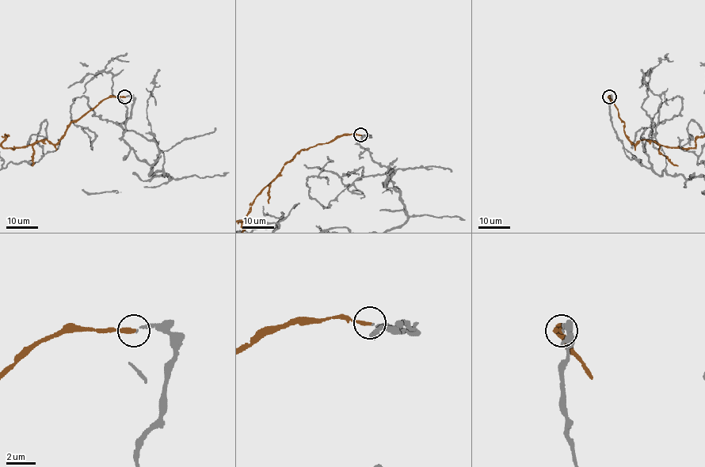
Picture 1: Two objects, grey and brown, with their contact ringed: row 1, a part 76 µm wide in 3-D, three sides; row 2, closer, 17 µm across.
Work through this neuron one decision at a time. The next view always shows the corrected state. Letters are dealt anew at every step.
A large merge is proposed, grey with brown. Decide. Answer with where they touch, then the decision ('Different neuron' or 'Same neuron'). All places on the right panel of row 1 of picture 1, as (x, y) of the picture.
Place: (609, 96). Same neuron

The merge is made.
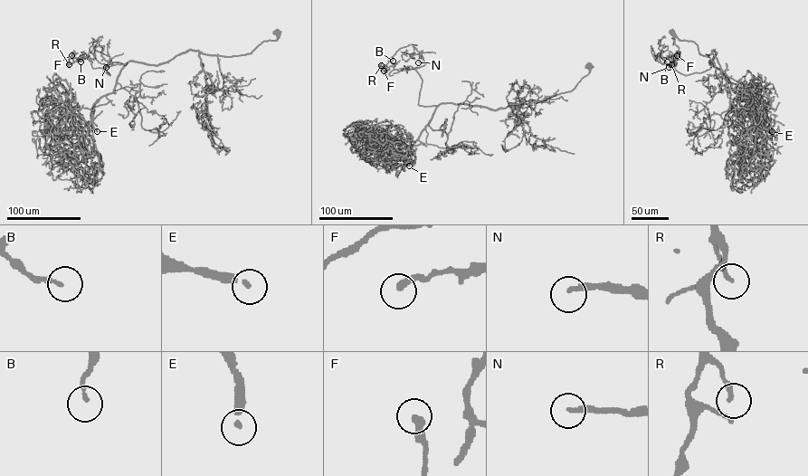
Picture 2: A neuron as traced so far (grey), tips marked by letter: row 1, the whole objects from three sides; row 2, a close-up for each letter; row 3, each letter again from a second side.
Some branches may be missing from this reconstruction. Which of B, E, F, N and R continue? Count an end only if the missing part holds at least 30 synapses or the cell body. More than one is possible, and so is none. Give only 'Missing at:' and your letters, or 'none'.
Missing at: E, N

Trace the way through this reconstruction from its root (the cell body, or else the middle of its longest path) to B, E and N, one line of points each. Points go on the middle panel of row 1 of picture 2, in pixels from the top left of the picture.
B: (588, 67), (570, 91), (493, 109), (420, 106), (415, 69), (424, 62), (416, 45), (393, 61)
E: (588, 67), (589, 72), (573, 90), (545, 100), (523, 100), (495, 109), (441, 103), (404, 154), (409, 166)
N: (588, 67), (570, 91), (493, 109), (419, 105), (422, 80), (415, 69), (424, 62), (418, 62)

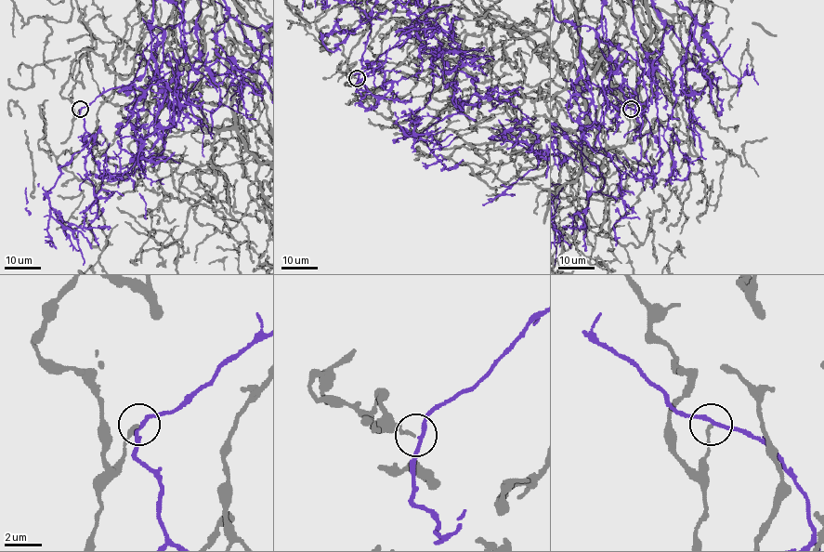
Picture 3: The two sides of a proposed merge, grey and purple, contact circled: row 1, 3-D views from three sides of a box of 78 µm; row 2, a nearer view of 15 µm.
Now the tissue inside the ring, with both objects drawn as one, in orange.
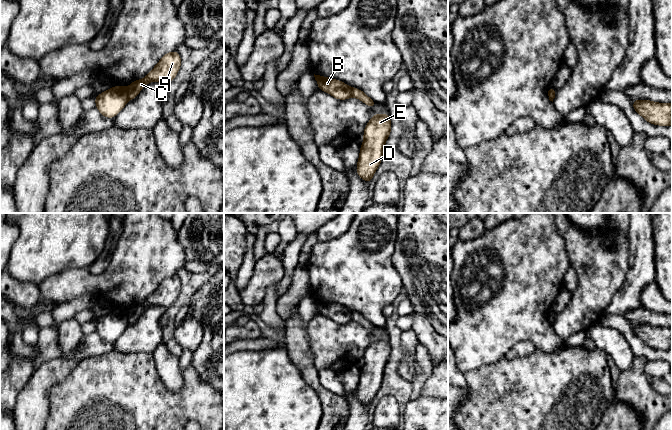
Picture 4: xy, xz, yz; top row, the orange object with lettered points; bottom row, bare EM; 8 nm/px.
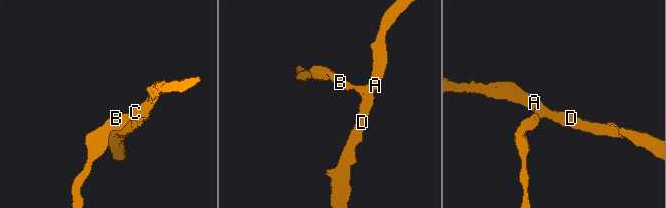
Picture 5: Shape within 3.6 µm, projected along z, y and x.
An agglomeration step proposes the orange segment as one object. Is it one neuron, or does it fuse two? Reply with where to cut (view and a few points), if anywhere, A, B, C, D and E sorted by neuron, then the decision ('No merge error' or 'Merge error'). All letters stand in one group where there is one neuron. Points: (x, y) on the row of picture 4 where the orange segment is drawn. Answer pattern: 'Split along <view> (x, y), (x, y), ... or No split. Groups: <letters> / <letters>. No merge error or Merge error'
Split along xy (127, 88), (129, 98). Groups: A C D E / B. Merge error

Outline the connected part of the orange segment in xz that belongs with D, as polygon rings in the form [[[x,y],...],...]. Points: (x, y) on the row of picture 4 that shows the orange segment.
[[[389,113],[373,115],[365,126],[364,141],[361,144],[359,160],[356,165],[358,176],[364,181],[373,183],[372,176],[381,163],[391,126]]]

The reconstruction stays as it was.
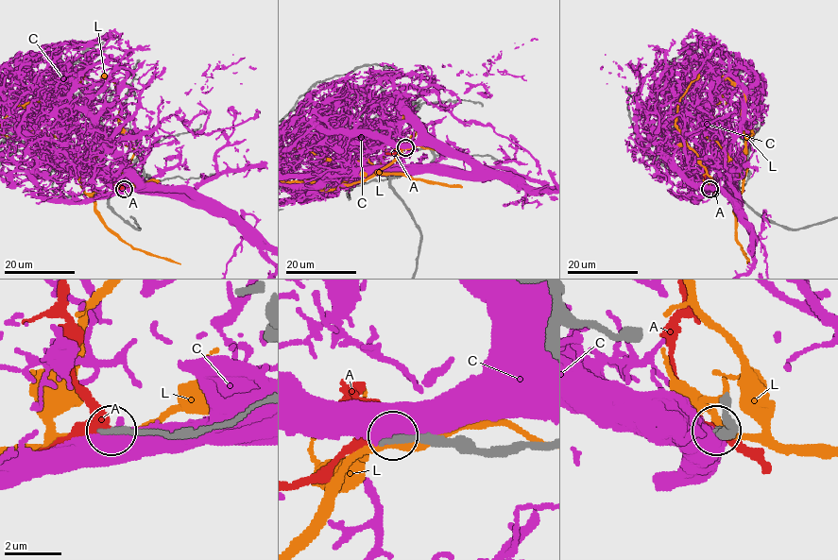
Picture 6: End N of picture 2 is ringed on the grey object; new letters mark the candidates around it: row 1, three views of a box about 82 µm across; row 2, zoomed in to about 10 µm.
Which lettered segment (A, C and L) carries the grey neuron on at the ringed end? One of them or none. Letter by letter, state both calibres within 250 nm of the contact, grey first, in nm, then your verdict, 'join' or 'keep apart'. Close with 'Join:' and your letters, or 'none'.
A: 280 nm thick on the grey side, 320 nm on the other; join
C: 360 nm thick on the grey side, 800 nm on the other; keep apart
L: 360 nm thick on the grey side, 280 nm on the other; keep apart
Join: A

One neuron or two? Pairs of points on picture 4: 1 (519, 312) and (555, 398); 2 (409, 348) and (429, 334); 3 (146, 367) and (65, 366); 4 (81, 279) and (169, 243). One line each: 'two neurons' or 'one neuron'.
1: two neurons
2: two neurons
3: two neurons
4: one neuron

